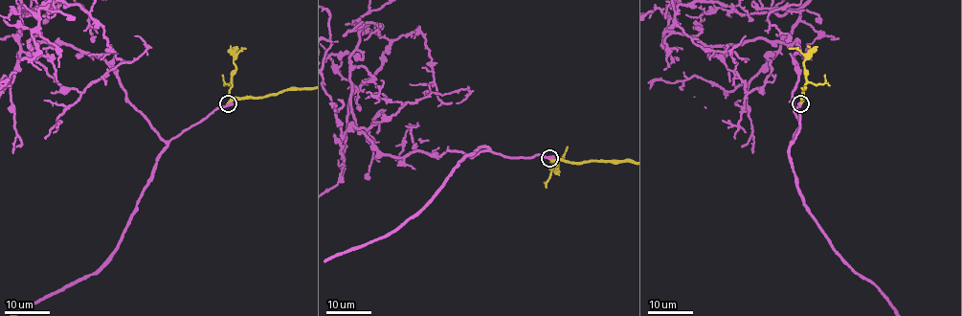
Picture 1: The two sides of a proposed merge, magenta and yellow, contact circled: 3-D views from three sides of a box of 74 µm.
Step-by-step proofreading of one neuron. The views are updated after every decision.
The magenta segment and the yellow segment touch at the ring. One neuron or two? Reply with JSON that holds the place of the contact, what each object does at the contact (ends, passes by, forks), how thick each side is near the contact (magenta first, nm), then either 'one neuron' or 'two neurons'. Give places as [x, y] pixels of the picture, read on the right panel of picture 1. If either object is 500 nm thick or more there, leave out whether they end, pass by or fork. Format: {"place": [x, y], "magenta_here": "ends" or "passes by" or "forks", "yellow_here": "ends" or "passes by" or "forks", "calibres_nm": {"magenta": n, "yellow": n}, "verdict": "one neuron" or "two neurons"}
{"place": [800, 103], "magenta_here": "ends", "yellow_here": "ends", "calibres_nm": {"magenta": 440, "yellow": 320}, "verdict": "two neurons"}

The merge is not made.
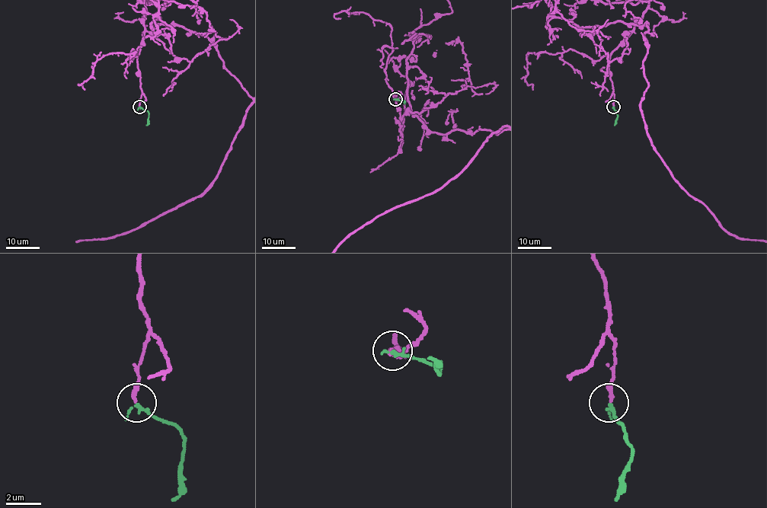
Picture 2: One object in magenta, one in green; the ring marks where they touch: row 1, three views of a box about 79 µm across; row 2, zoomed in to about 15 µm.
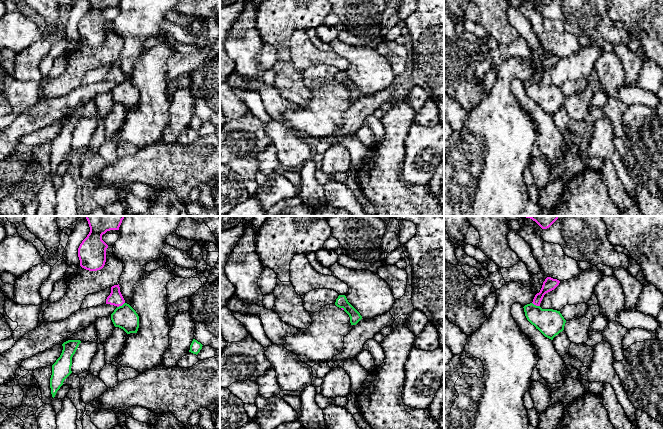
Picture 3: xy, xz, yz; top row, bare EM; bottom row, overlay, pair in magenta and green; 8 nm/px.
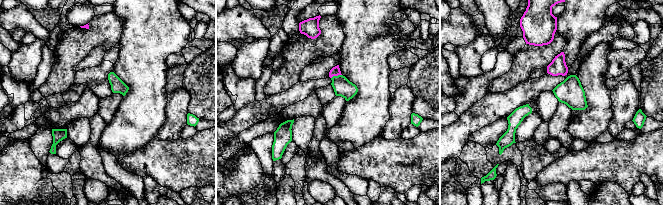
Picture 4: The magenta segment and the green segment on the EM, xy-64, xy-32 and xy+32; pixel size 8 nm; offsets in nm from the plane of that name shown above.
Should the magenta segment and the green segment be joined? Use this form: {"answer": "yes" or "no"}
{"answer": "yes"}

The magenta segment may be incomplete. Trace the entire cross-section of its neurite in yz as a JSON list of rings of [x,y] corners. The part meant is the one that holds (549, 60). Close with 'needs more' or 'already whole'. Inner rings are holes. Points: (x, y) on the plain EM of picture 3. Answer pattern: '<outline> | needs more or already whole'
[[[547,53],[543,58],[540,68],[535,71],[533,78],[523,83],[527,96],[545,113],[551,116],[564,106],[566,96],[560,87],[542,85],[540,79],[544,71],[554,66],[559,59],[559,56]]] | needs more

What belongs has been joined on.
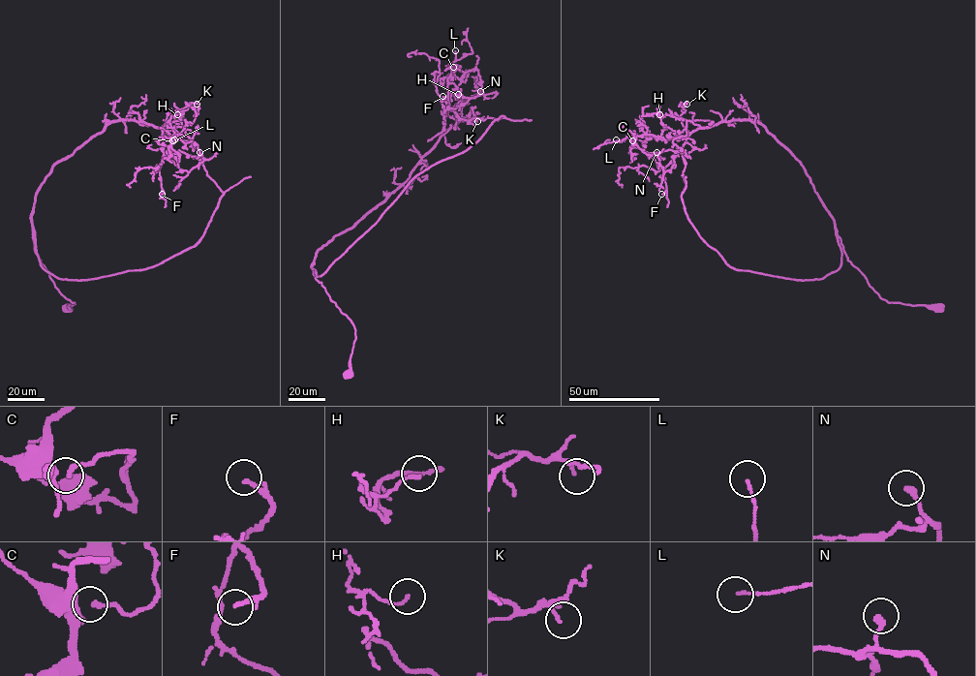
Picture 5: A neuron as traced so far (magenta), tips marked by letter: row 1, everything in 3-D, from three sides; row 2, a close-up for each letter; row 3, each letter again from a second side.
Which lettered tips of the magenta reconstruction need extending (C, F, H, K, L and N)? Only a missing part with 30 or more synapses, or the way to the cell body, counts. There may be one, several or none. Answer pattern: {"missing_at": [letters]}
{"missing_at": ["F"]}

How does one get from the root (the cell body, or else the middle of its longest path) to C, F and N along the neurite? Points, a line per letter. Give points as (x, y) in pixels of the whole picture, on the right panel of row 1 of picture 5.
C: (938, 307), (880, 296), (848, 260), (805, 168), (759, 123), (731, 120), (679, 139), (635, 134), (632, 140)
F: (938, 307), (880, 296), (848, 260), (805, 168), (758, 122), (731, 120), (694, 130), (665, 168), (661, 194)
N: (938, 307), (880, 296), (848, 260), (805, 168), (759, 123), (635, 137), (656, 152)

